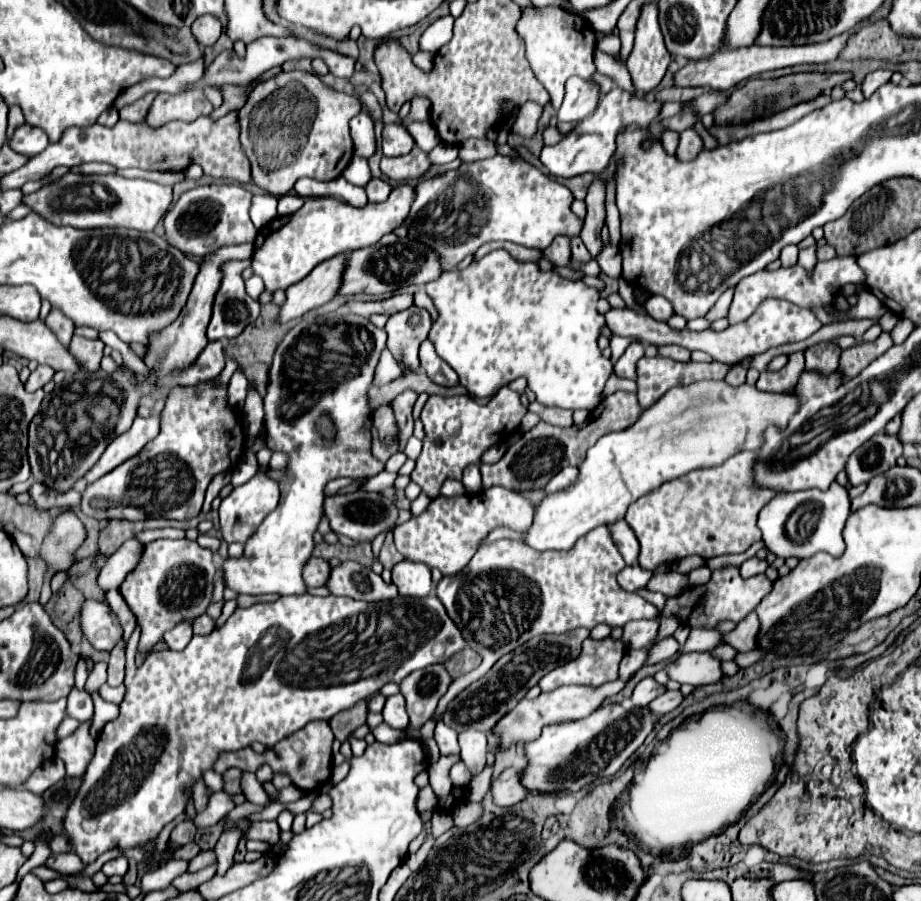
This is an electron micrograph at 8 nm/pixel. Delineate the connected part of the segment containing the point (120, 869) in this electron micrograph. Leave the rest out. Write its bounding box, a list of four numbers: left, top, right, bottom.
[102,857,128,877]

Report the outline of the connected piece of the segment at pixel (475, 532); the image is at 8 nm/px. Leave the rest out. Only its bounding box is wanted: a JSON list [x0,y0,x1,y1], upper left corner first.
[394,487,534,575]

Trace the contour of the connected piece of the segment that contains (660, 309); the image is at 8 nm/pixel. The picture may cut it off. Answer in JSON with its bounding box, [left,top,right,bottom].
[644,295,672,321]

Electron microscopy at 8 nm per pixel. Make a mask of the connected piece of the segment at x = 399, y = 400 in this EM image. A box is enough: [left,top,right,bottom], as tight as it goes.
[392,389,418,451]

